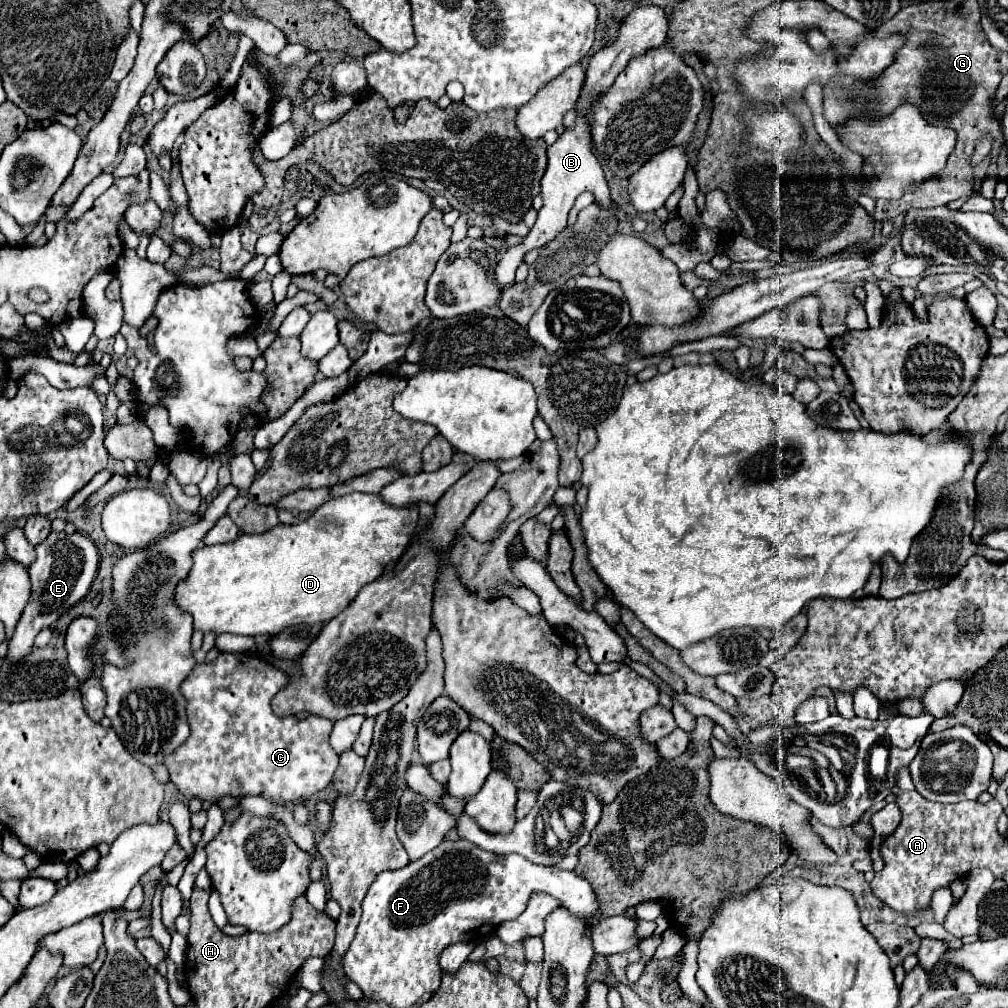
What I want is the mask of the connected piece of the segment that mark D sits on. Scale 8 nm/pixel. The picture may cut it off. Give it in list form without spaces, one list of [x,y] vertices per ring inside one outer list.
[[[350,493],[326,501],[316,513],[296,525],[278,525],[266,533],[250,535],[240,533],[236,541],[200,547],[194,551],[192,571],[186,581],[178,583],[176,603],[192,613],[194,629],[208,633],[234,633],[234,635],[260,635],[280,633],[290,625],[312,625],[336,617],[348,603],[360,593],[366,583],[376,581],[388,563],[396,563],[398,557],[410,545],[416,531],[420,511],[418,507],[394,507],[378,493]]]

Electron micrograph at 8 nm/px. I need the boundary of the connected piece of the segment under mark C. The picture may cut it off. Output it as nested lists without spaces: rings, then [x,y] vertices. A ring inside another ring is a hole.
[[[220,653],[210,665],[194,667],[190,671],[180,685],[186,699],[190,737],[172,755],[168,755],[168,759],[164,759],[170,781],[186,799],[218,801],[224,795],[260,795],[276,805],[288,805],[308,799],[332,783],[332,775],[340,759],[328,743],[334,723],[320,715],[308,715],[308,719],[298,719],[296,715],[274,715],[270,701],[286,685],[288,675],[284,671],[272,667],[268,661],[248,657],[244,653]]]

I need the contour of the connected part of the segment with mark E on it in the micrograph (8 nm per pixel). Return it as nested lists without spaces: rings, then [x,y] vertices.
[[[64,531],[50,533],[48,539],[36,547],[36,561],[28,567],[28,573],[32,579],[32,595],[30,595],[30,601],[16,627],[16,633],[8,645],[6,659],[10,663],[24,661],[24,657],[32,651],[34,637],[42,629],[52,627],[52,623],[64,611],[68,611],[72,605],[76,605],[78,601],[82,601],[86,597],[86,593],[96,577],[98,561],[100,561],[100,555],[98,555],[96,545],[80,533],[74,533],[74,535],[66,535]]]

